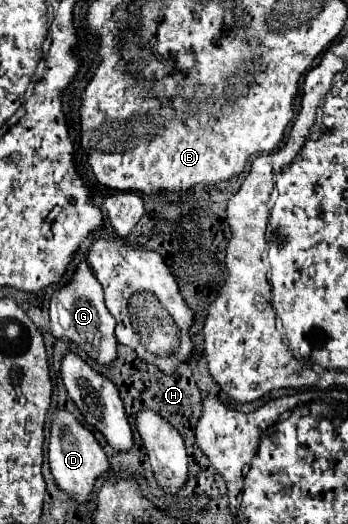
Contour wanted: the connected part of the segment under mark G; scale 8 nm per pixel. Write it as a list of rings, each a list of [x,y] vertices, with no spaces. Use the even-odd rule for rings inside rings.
[[[80,260],[70,280],[58,290],[54,290],[48,312],[50,312],[50,330],[56,338],[72,340],[100,364],[110,364],[112,360],[116,360],[116,336],[114,336],[116,320],[106,310],[102,286],[96,282],[86,260]]]

